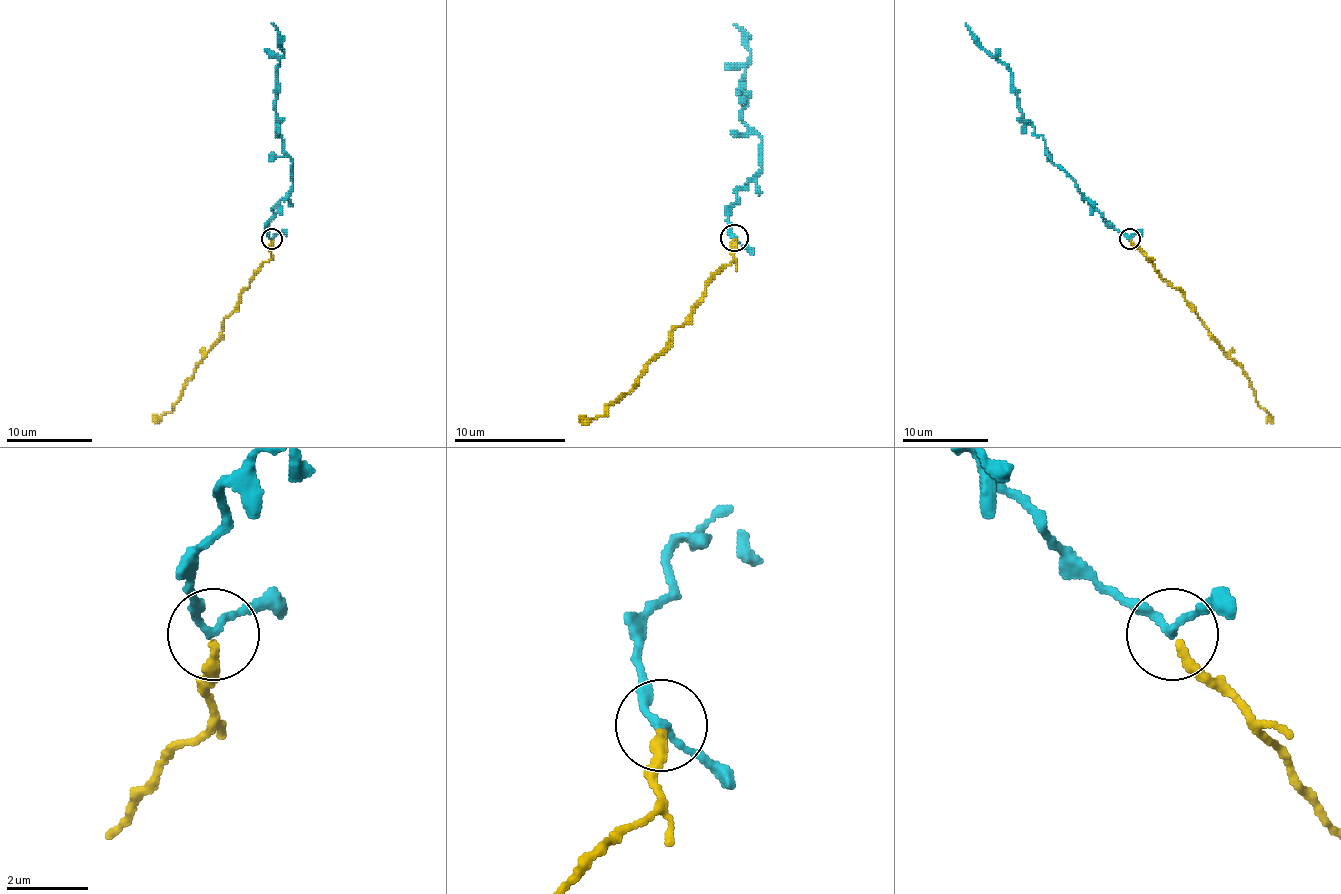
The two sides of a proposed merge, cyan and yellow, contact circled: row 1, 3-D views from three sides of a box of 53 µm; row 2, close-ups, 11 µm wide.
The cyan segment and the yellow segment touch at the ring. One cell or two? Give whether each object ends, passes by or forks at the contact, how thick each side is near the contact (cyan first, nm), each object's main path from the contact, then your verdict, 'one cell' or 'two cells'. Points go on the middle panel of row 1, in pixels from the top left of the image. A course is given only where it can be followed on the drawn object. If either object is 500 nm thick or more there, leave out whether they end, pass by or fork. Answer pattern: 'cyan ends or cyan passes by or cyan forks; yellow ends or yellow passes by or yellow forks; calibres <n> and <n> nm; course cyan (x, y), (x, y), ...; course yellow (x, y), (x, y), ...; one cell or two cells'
cyan passes by; yellow ends; calibres 170 and 240 nm; course cyan (733, 237), (728, 209), (761, 167), (761, 139), (742, 119), (739, 86), (750, 49), (747, 38), (733, 24); course yellow (733, 240), (733, 259), (705, 284), (694, 312), (672, 332), (669, 343), (633, 388), (602, 416), (580, 416); one cell

